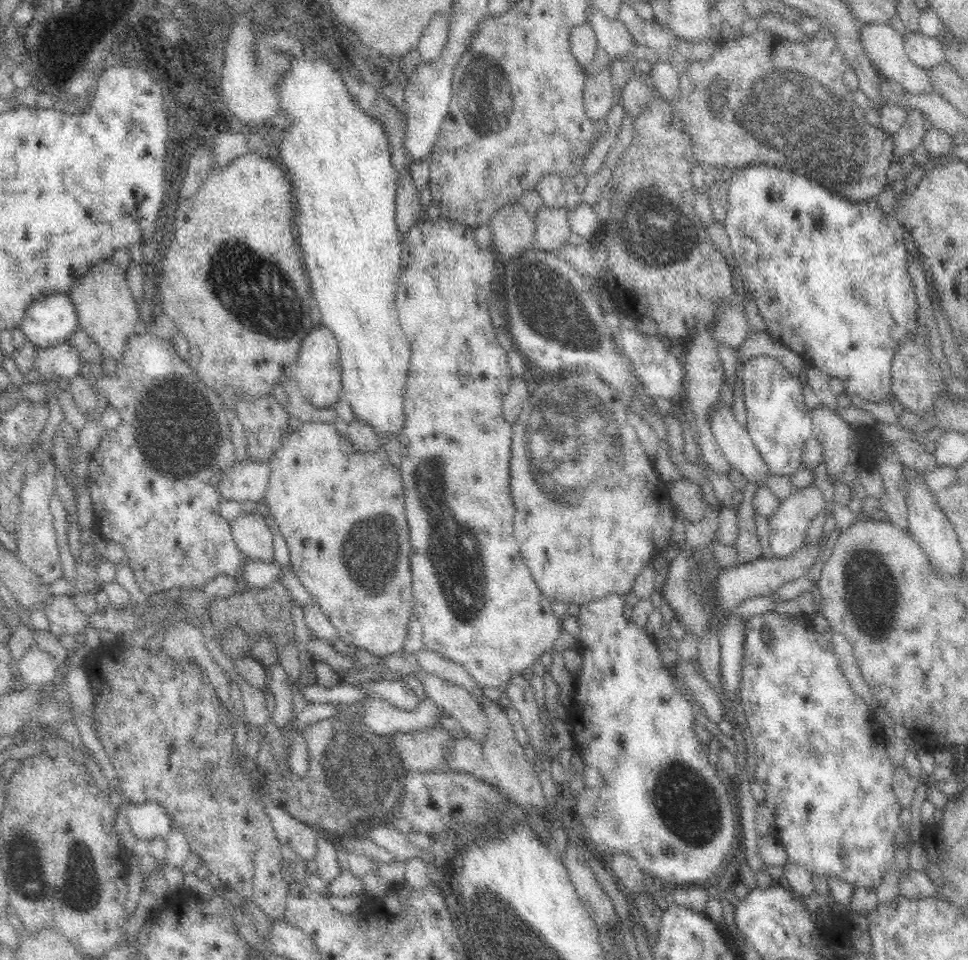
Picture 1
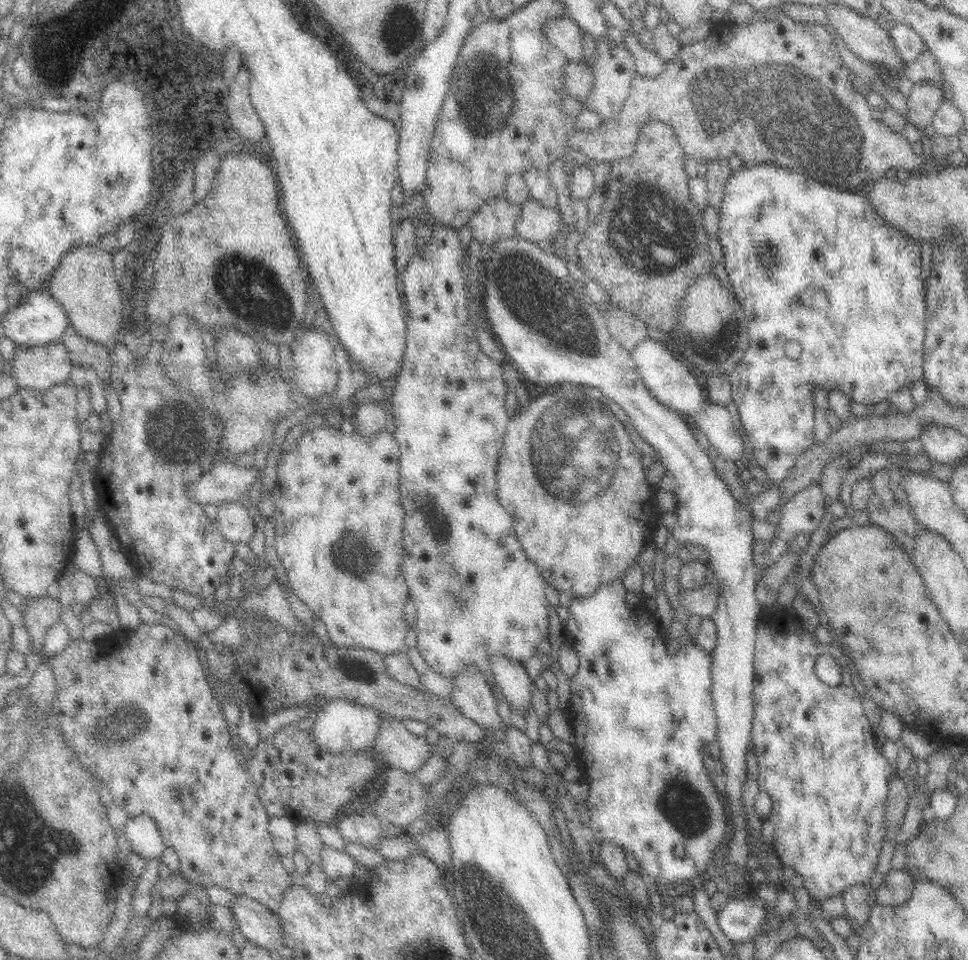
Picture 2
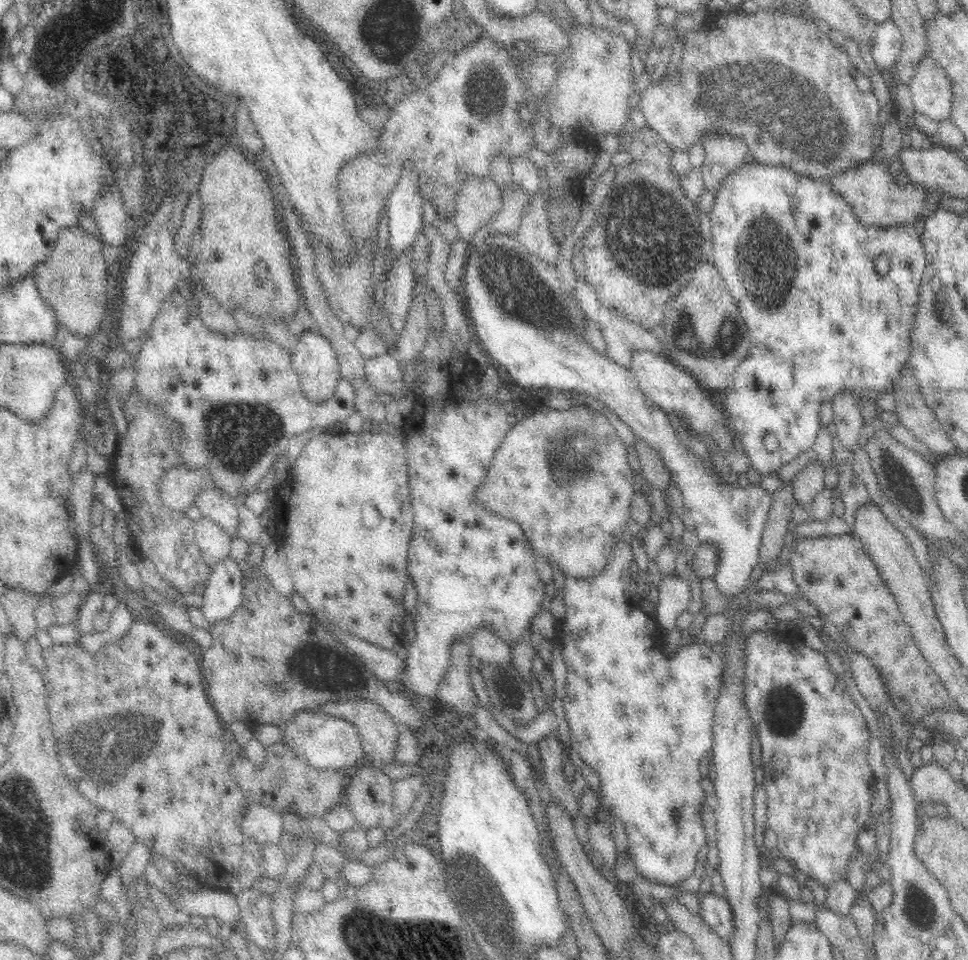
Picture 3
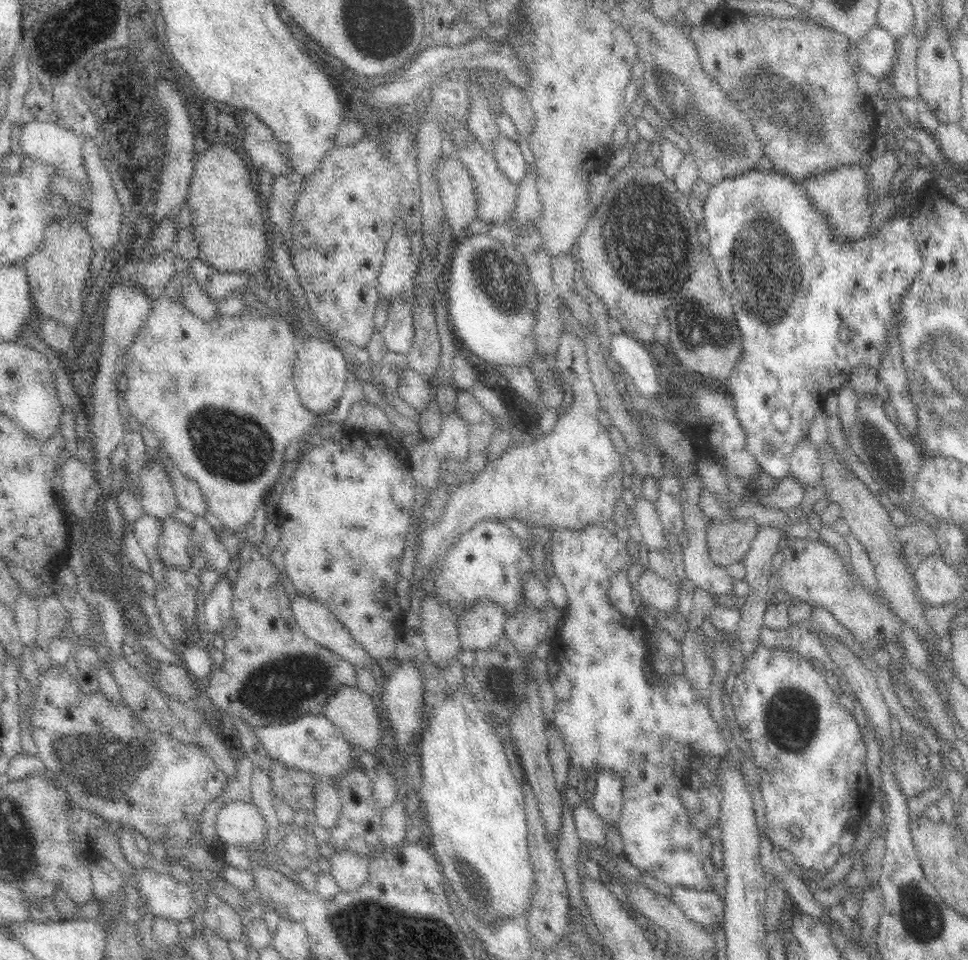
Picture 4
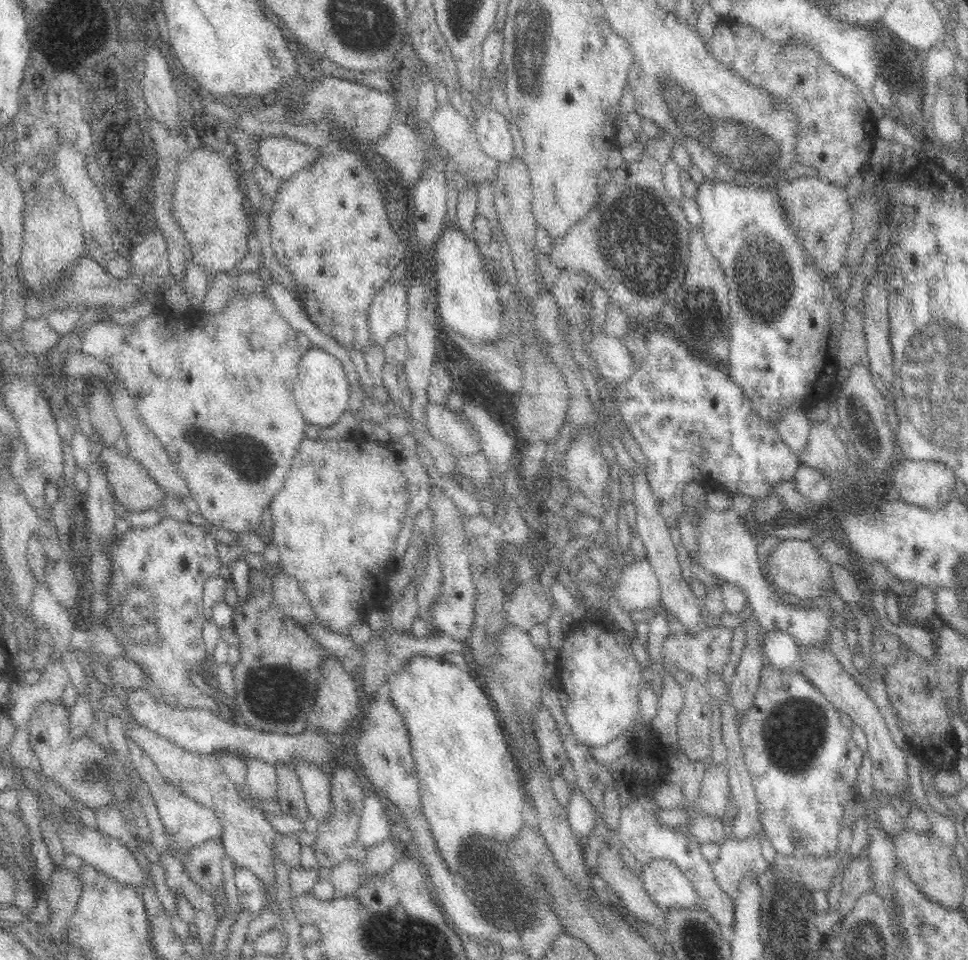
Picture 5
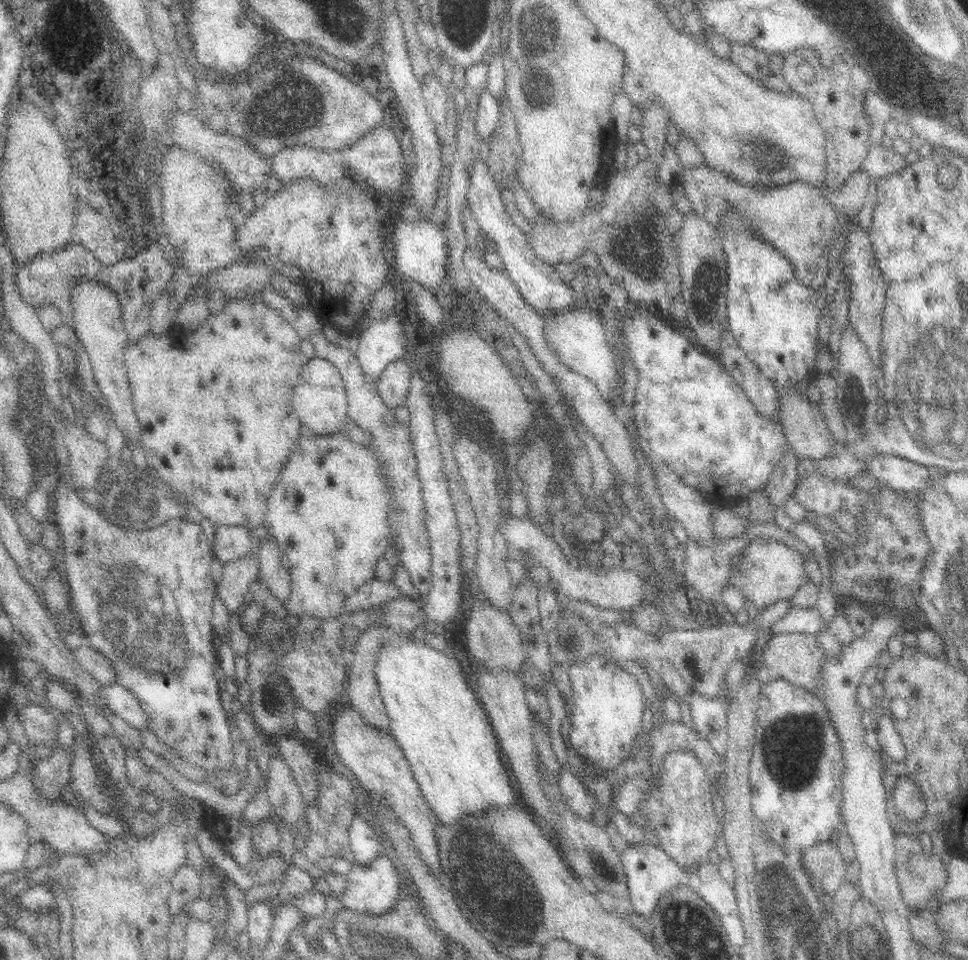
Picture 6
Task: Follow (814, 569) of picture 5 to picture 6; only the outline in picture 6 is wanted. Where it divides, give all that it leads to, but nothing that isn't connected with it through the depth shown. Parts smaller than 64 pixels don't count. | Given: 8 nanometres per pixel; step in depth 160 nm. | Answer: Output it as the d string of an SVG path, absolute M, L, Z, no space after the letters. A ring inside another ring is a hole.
M757 537L748 542L731 561L726 585L736 587L744 600L752 602L761 612L778 600L792 599L800 582L806 580L804 556L783 541Z

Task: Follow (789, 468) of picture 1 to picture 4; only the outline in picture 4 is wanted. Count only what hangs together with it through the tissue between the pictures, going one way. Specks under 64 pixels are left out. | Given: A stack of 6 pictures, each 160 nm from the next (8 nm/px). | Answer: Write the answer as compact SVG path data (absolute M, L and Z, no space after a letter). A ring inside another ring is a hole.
M754 169L747 172L748 174L736 175L733 178L724 178L721 182L711 185L706 198L703 200L704 206L704 226L706 232L710 236L710 244L708 250L714 258L718 272L720 272L720 281L724 290L731 294L731 303L733 306L733 317L737 332L740 333L740 343L742 343L742 351L740 359L736 362L732 373L728 376L725 388L732 399L736 402L736 415L740 420L740 425L744 427L746 435L748 435L747 449L756 457L763 472L770 474L772 478L777 480L788 476L790 472L790 456L792 450L799 439L802 439L809 433L810 424L820 412L820 398L826 397L828 394L839 393L840 386L844 385L850 378L852 370L856 367L872 367L876 369L880 367L883 351L886 347L886 334L888 328L894 327L896 320L896 308L900 302L904 290L908 284L912 282L912 278L918 274L920 270L920 262L922 257L918 253L914 235L912 235L912 227L910 227L909 217L896 215L889 221L885 222L875 235L850 241L849 243L838 243L828 227L828 223L824 221L824 217L810 205L806 193L802 190L800 182L794 181L790 176L771 172L771 174L763 174L762 170ZM840 328L848 328L851 332L851 340L848 344L842 343L838 337ZM766 443L772 443L774 450L766 452Z

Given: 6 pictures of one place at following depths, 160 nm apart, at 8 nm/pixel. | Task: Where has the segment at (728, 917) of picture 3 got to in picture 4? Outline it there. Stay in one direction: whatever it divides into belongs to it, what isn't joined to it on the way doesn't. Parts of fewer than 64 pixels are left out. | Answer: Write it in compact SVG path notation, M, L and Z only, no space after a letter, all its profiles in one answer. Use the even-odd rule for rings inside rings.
M682 885L667 886L666 896L691 922L712 930L724 923L725 904L713 890L697 891Z

